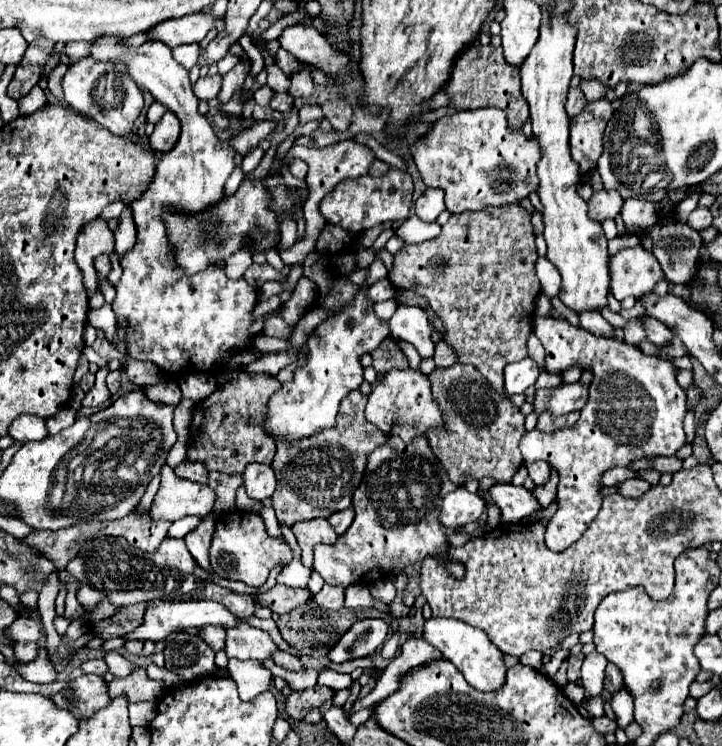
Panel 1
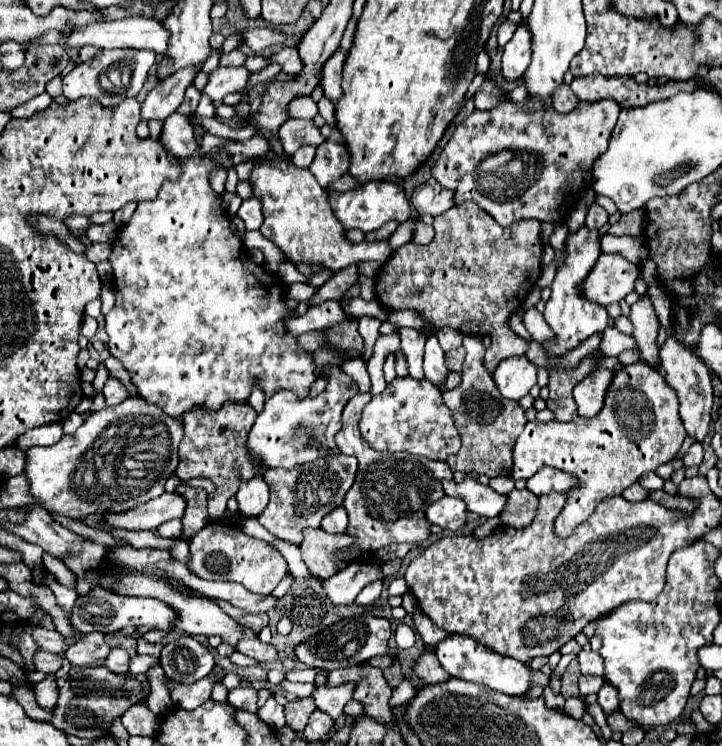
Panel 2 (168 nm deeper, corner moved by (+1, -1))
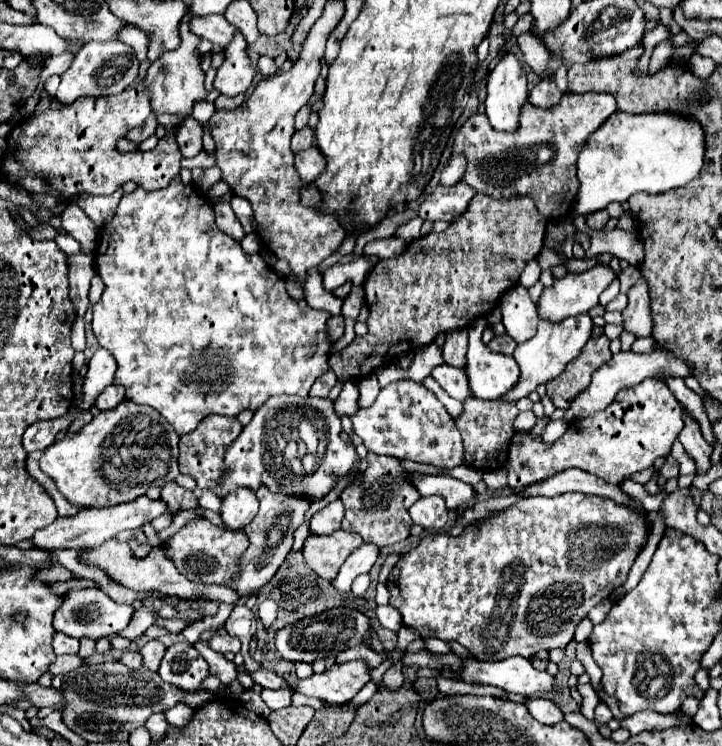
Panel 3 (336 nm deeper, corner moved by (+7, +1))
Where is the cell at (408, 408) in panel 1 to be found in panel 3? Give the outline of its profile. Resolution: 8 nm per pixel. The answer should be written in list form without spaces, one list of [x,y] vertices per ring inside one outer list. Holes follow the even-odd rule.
[[[400,379],[382,387],[376,401],[368,409],[360,409],[352,417],[352,423],[356,435],[360,435],[364,445],[376,455],[410,459],[440,469],[454,469],[464,463],[462,437],[454,417],[422,383]]]

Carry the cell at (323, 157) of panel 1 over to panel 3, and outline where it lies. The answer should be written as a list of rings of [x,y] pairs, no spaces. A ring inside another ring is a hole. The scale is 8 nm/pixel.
[[[310,147],[310,149],[298,151],[294,155],[294,167],[296,167],[302,183],[308,185],[314,181],[314,177],[318,177],[322,173],[322,169],[326,167],[326,161],[324,161],[322,153],[318,151],[318,147]]]

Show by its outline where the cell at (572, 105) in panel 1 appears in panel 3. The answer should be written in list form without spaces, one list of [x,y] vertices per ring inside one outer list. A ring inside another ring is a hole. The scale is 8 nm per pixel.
[[[542,79],[532,91],[530,91],[530,97],[528,101],[534,105],[534,107],[540,107],[540,109],[548,109],[552,105],[556,105],[562,97],[562,91],[558,91],[556,83],[552,79]]]

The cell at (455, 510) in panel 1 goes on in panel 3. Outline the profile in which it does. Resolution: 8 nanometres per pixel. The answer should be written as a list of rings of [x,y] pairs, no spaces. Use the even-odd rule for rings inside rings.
[[[422,497],[408,509],[408,513],[416,525],[434,531],[440,531],[448,521],[448,511],[442,497]]]

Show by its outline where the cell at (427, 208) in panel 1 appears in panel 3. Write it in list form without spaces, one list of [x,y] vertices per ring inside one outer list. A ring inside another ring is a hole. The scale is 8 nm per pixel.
[[[460,181],[454,187],[442,187],[438,185],[422,203],[420,217],[426,221],[454,221],[456,217],[466,213],[466,207],[470,205],[476,191]]]

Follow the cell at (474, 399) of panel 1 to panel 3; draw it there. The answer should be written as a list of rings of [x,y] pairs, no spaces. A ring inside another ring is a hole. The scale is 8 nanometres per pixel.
[[[476,397],[466,399],[464,415],[456,419],[464,441],[464,463],[474,465],[478,471],[492,471],[504,467],[510,449],[510,439],[514,435],[512,423],[516,415],[516,407],[506,401],[478,401]]]

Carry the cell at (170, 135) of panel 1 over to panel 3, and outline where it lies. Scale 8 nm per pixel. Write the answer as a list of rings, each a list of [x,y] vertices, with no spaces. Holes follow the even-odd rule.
[[[188,117],[178,129],[176,129],[176,141],[180,145],[180,151],[184,157],[194,157],[202,151],[202,135],[204,127],[196,119]]]

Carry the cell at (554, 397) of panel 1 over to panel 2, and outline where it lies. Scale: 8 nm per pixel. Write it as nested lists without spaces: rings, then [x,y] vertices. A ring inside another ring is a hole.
[[[598,369],[592,371],[574,387],[574,399],[578,405],[578,413],[582,417],[594,417],[600,411],[600,407],[604,405],[604,391],[608,389],[610,381],[612,371]]]

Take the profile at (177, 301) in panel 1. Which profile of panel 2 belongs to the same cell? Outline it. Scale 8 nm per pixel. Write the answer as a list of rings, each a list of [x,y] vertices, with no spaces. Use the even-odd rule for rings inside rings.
[[[190,115],[190,121],[192,121],[192,127],[194,127],[198,149],[188,159],[180,159],[182,175],[178,179],[174,179],[174,181],[166,179],[162,189],[158,191],[158,197],[154,201],[140,203],[136,207],[130,223],[126,227],[122,227],[122,231],[118,229],[118,235],[114,239],[114,243],[112,243],[114,249],[112,249],[112,255],[108,257],[108,261],[114,267],[116,305],[106,315],[106,333],[110,337],[110,343],[108,343],[110,353],[116,359],[120,359],[122,365],[128,369],[128,373],[132,377],[132,383],[138,387],[140,397],[144,397],[148,403],[160,405],[168,415],[178,417],[178,419],[182,417],[184,411],[190,411],[192,405],[200,405],[204,409],[216,409],[216,407],[220,407],[226,401],[244,401],[244,399],[248,399],[250,391],[252,391],[252,381],[254,379],[260,381],[260,385],[266,391],[266,397],[272,395],[272,391],[276,391],[276,387],[284,387],[288,391],[296,391],[296,395],[304,397],[304,395],[308,395],[308,389],[310,389],[310,385],[316,379],[314,377],[316,365],[314,365],[312,353],[300,349],[296,339],[286,333],[284,321],[288,317],[292,317],[294,313],[286,311],[286,307],[284,307],[284,301],[286,301],[286,295],[282,293],[284,285],[280,283],[278,275],[270,275],[270,273],[266,273],[264,267],[258,267],[256,263],[252,263],[248,259],[248,253],[246,253],[244,245],[230,233],[230,223],[228,223],[228,217],[224,215],[224,209],[220,205],[220,195],[210,185],[210,173],[216,171],[216,169],[222,169],[222,163],[218,161],[218,151],[210,149],[210,153],[202,155],[202,139],[204,139],[206,131],[204,131],[204,127],[198,121],[192,119],[192,115]]]

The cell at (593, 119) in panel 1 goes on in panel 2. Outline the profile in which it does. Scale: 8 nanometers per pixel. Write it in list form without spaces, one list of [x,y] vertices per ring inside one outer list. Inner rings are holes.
[[[528,97],[528,101],[526,101],[524,105],[520,105],[520,103],[502,103],[500,107],[490,109],[490,111],[474,111],[470,117],[466,117],[460,125],[454,127],[454,133],[452,133],[450,141],[446,143],[446,149],[440,153],[438,161],[436,161],[434,167],[432,167],[432,177],[434,177],[438,183],[442,183],[442,187],[456,191],[456,195],[454,195],[454,205],[460,205],[460,203],[466,203],[466,201],[474,201],[474,203],[480,205],[486,213],[490,213],[502,227],[512,225],[512,223],[518,221],[518,219],[530,219],[530,217],[540,219],[540,221],[566,219],[570,207],[572,207],[572,205],[584,195],[584,191],[592,185],[592,163],[608,149],[610,133],[612,133],[612,129],[614,129],[614,125],[616,125],[618,113],[620,113],[620,105],[618,105],[614,99],[602,99],[602,101],[596,101],[596,103],[580,101],[574,111],[570,111],[570,113],[558,113],[558,111],[554,111],[554,109],[544,111],[544,107],[540,107],[540,101],[538,101],[538,99],[530,99],[530,97]],[[500,151],[512,151],[512,153],[518,153],[518,151],[520,151],[520,153],[528,153],[528,173],[516,173],[516,183],[514,183],[514,181],[506,181],[506,177],[508,177],[508,179],[510,179],[510,177],[514,179],[514,173],[486,173],[486,171],[482,169],[482,163],[484,163],[490,155],[496,155],[496,153],[500,153]]]

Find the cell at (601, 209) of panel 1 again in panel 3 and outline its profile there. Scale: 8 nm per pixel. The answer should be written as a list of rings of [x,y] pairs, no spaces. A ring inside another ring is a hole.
[[[600,211],[600,213],[592,213],[590,217],[586,217],[586,225],[590,227],[590,229],[604,229],[604,225],[608,223],[608,219],[610,219],[610,215],[608,215],[608,211]]]

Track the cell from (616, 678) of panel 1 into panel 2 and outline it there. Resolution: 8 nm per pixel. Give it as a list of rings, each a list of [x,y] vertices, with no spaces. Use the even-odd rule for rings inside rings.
[[[606,681],[602,685],[602,689],[598,691],[598,703],[602,705],[602,709],[604,709],[606,715],[608,715],[608,711],[618,709],[618,689]]]

